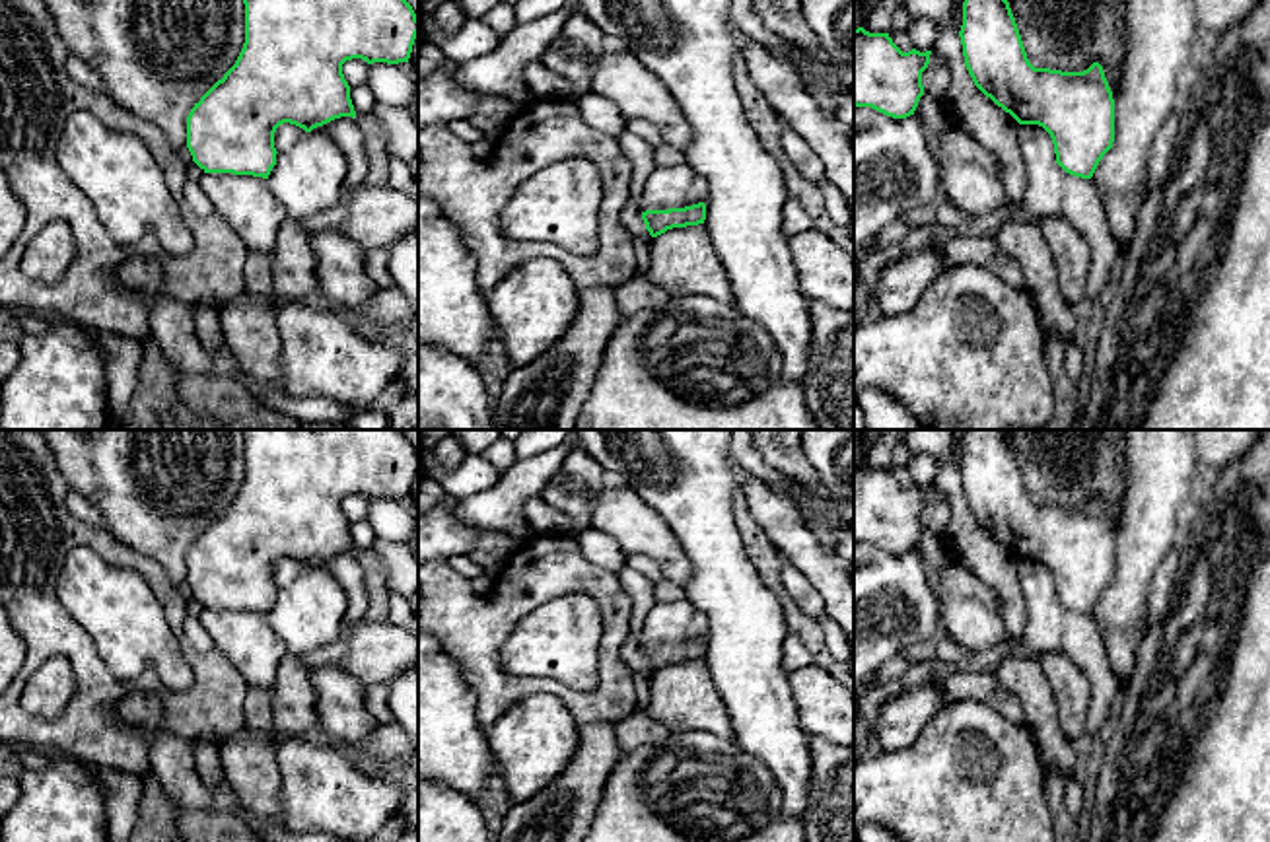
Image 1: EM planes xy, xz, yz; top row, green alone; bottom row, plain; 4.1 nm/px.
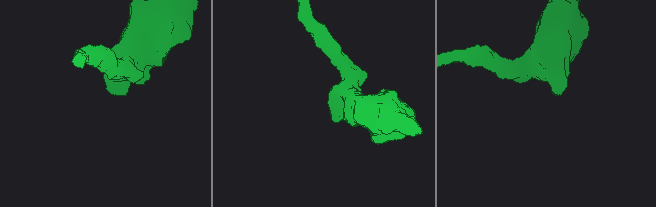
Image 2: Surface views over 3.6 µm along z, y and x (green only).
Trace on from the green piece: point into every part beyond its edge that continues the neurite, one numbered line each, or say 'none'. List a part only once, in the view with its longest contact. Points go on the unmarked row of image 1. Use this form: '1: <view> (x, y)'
none

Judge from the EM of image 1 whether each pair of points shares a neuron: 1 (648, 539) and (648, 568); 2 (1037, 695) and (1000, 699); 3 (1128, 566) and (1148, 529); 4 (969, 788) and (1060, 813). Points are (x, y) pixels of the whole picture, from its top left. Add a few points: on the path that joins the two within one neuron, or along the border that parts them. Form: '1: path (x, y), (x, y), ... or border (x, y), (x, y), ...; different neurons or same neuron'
1: border (627, 557), (650, 557), (664, 576); different neurons
2: border (990, 667), (1020, 701), (1025, 722); different neurons
3: path (1136, 557), (1142, 539); same neuron
4: border (1041, 767), (1047, 806), (1055, 821); different neurons

